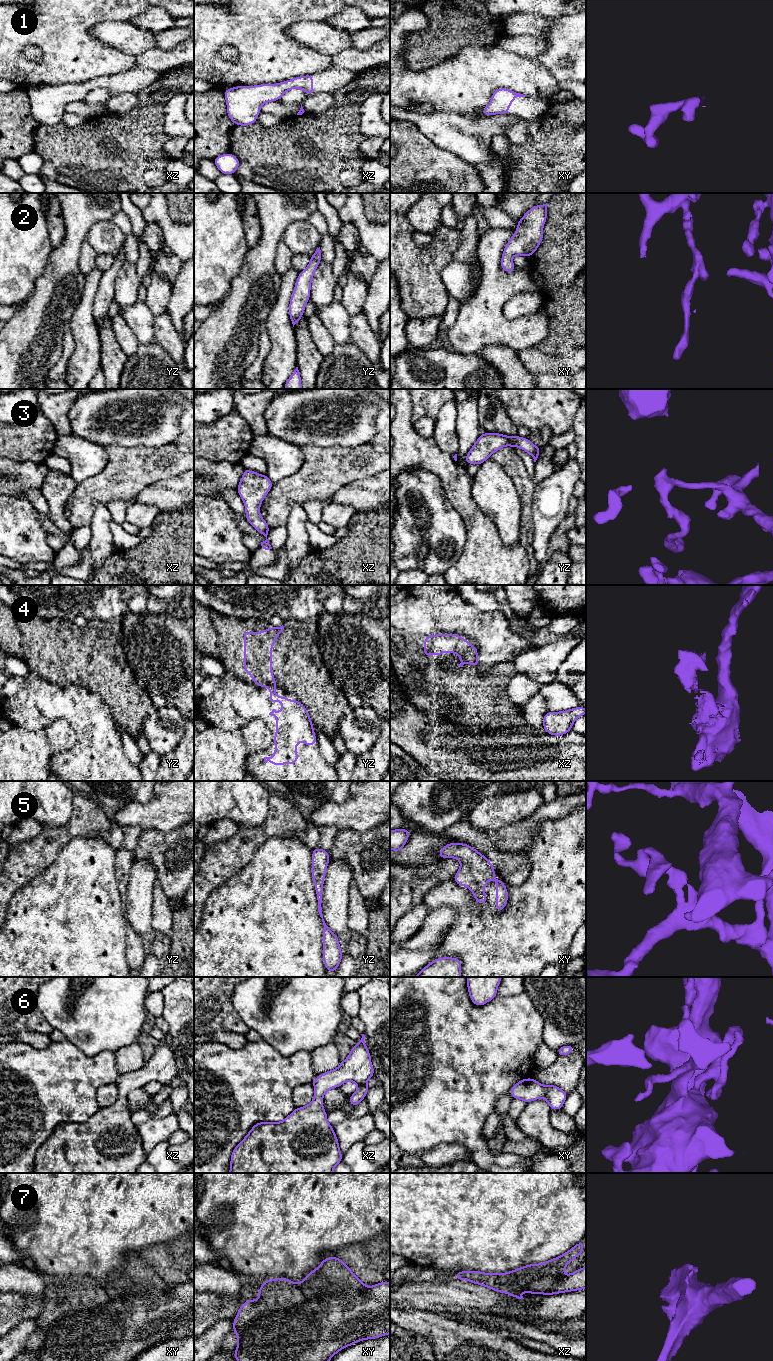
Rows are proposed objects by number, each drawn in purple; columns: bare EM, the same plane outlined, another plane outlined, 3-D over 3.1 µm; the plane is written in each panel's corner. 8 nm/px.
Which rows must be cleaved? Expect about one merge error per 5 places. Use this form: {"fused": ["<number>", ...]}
{"fused": ["4", "7"]}

